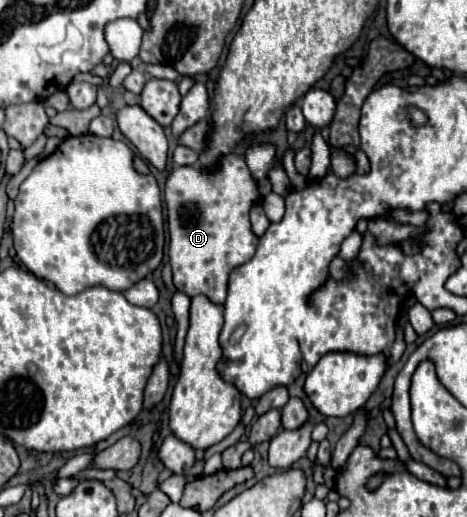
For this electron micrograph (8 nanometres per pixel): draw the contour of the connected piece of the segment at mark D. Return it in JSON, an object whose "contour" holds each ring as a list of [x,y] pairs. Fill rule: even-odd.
{"contour":[[[236,154],[222,156],[220,166],[212,172],[194,166],[178,166],[170,172],[164,200],[170,232],[168,258],[176,290],[188,296],[204,294],[214,304],[224,304],[230,272],[248,262],[258,246],[248,216],[258,198],[256,182],[248,172],[246,162]]]}

